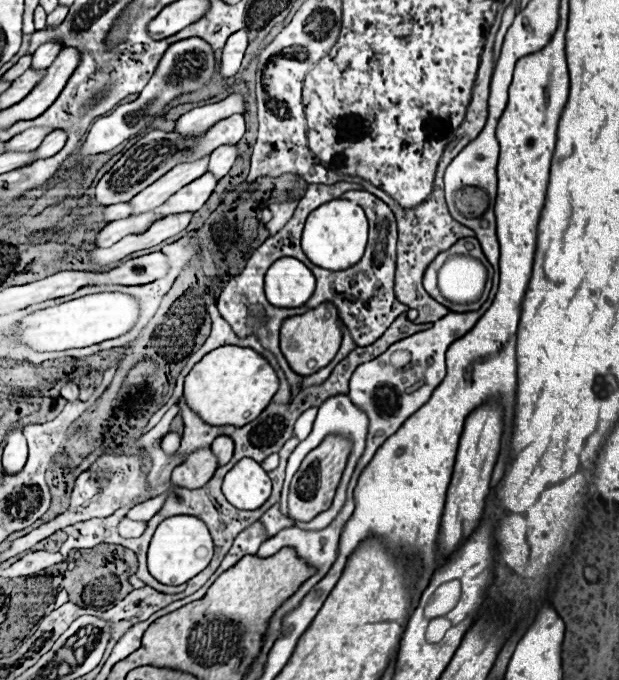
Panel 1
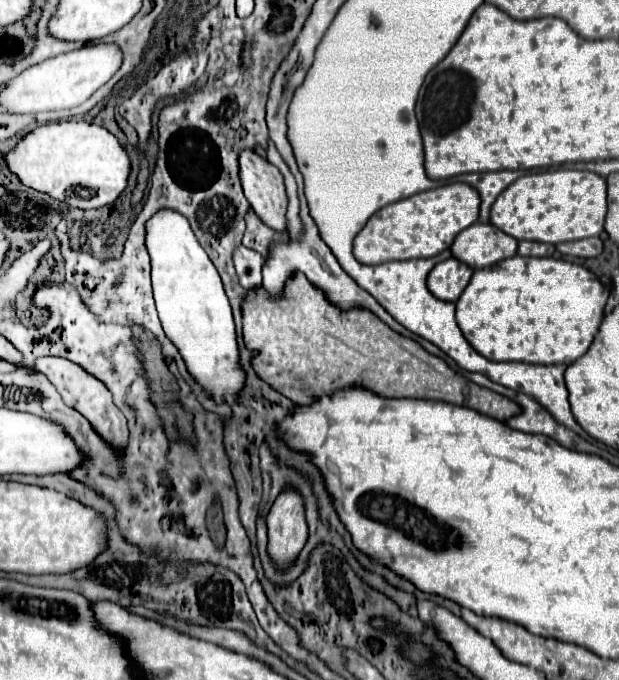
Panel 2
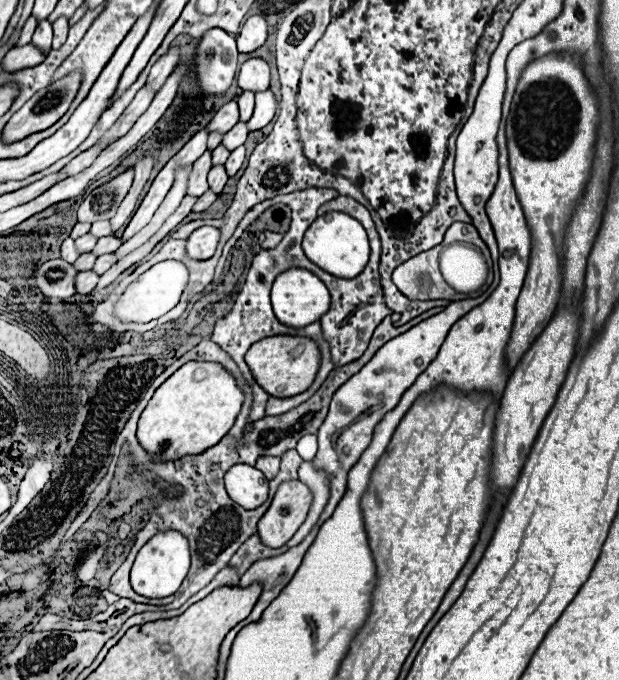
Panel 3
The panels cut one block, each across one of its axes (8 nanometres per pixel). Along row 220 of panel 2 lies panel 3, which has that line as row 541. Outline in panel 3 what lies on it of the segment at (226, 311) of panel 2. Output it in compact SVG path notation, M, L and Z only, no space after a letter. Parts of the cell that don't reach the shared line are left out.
M166 530L166 532L158 532L154 534L138 552L134 566L132 566L132 588L144 596L144 598L166 598L176 594L176 590L180 588L180 584L184 582L184 578L188 576L188 568L190 568L190 546L188 540L174 532L174 530Z

